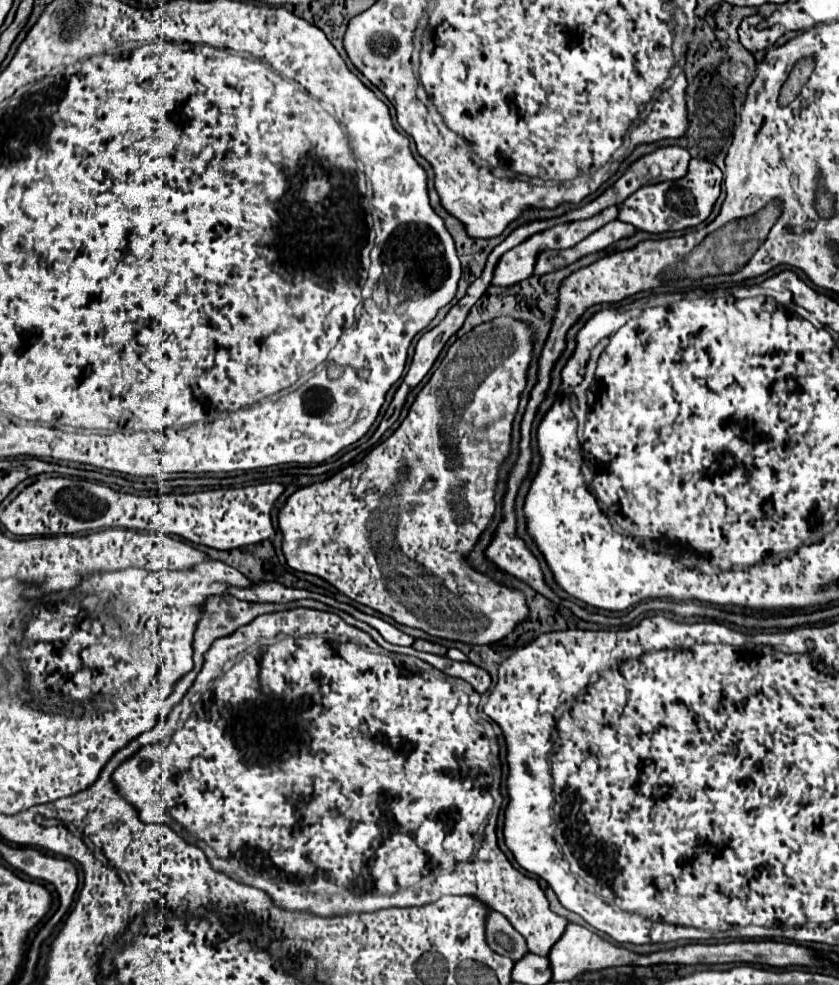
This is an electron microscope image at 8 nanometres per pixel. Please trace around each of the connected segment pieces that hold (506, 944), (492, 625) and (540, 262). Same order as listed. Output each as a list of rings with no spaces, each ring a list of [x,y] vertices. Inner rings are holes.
[[[490,912],[488,916],[488,944],[494,952],[512,956],[512,960],[520,960],[524,952],[528,952],[524,938],[514,930],[506,916],[500,912]]]
[[[508,316],[496,318],[496,320],[486,322],[486,324],[480,324],[478,328],[468,332],[466,336],[458,338],[448,348],[446,356],[442,358],[440,366],[432,372],[426,386],[418,392],[416,400],[412,402],[412,406],[408,410],[408,416],[404,418],[404,422],[398,426],[398,430],[392,436],[388,436],[382,444],[374,446],[364,456],[362,462],[346,466],[346,468],[338,470],[336,474],[332,474],[330,478],[326,478],[322,482],[304,486],[288,498],[288,502],[284,504],[284,508],[280,510],[280,516],[278,516],[278,526],[284,534],[282,552],[286,556],[288,566],[294,568],[294,570],[300,570],[300,572],[320,576],[326,582],[330,582],[336,590],[340,590],[344,596],[348,596],[348,598],[352,598],[352,600],[356,600],[364,606],[370,606],[372,610],[376,610],[384,616],[394,618],[398,624],[420,628],[426,634],[436,636],[436,638],[458,640],[458,642],[464,642],[464,644],[492,644],[492,642],[498,642],[504,636],[508,636],[514,630],[514,624],[520,624],[528,616],[524,596],[518,590],[510,590],[502,584],[496,584],[492,578],[484,576],[484,573],[475,571],[468,564],[467,557],[472,550],[472,546],[474,546],[474,542],[482,534],[482,530],[486,530],[486,526],[492,520],[492,514],[496,510],[496,502],[494,502],[496,472],[498,472],[498,466],[508,456],[512,420],[514,420],[514,414],[516,414],[516,408],[518,408],[520,392],[526,386],[526,368],[530,364],[530,356],[532,356],[532,338],[534,338],[534,330],[530,330],[524,322],[518,322],[518,320],[508,318]],[[430,476],[436,480],[436,486],[430,492],[422,492],[422,484]]]
[[[544,250],[538,254],[536,258],[536,264],[534,264],[534,276],[542,276],[542,274],[550,274],[554,268],[548,264],[548,258],[550,258],[550,250]]]

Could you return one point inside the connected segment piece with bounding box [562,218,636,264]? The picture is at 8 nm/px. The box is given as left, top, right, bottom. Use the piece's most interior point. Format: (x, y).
(614, 230)

